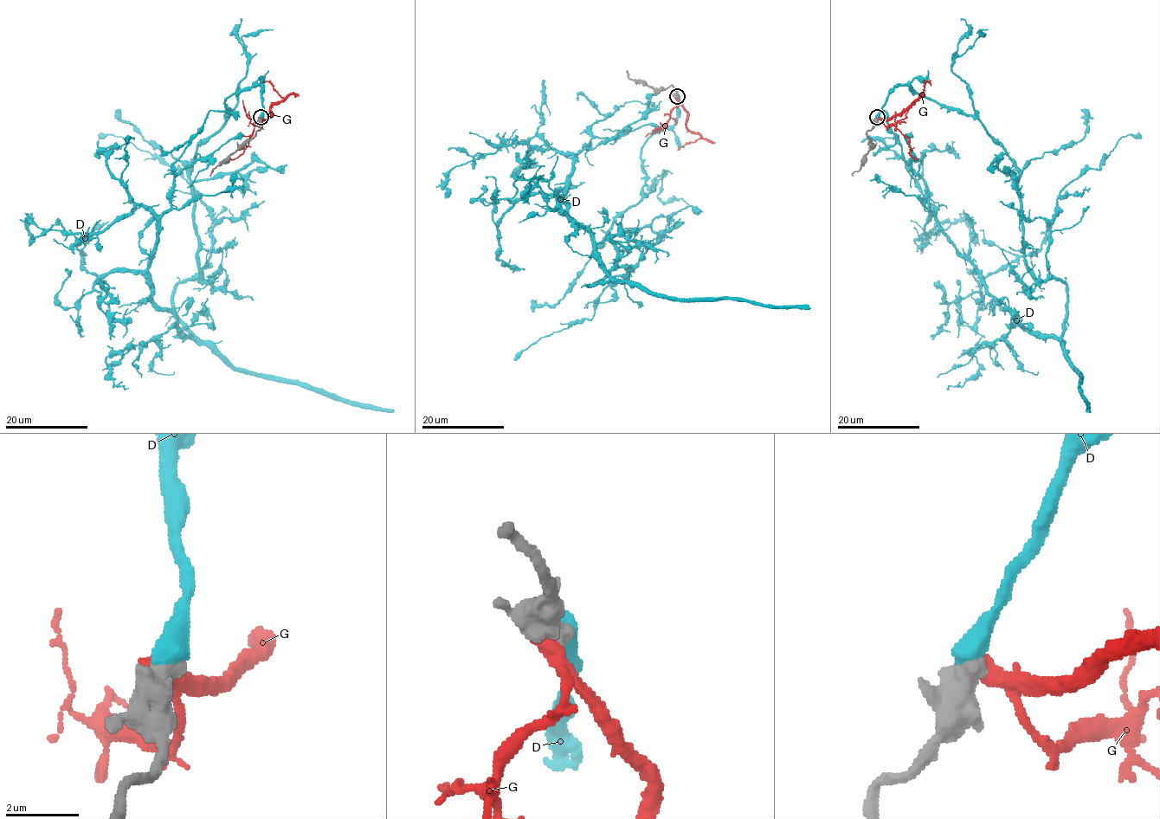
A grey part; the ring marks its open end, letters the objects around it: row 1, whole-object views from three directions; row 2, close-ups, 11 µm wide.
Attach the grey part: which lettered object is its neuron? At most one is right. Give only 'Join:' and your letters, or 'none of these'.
Join: D

